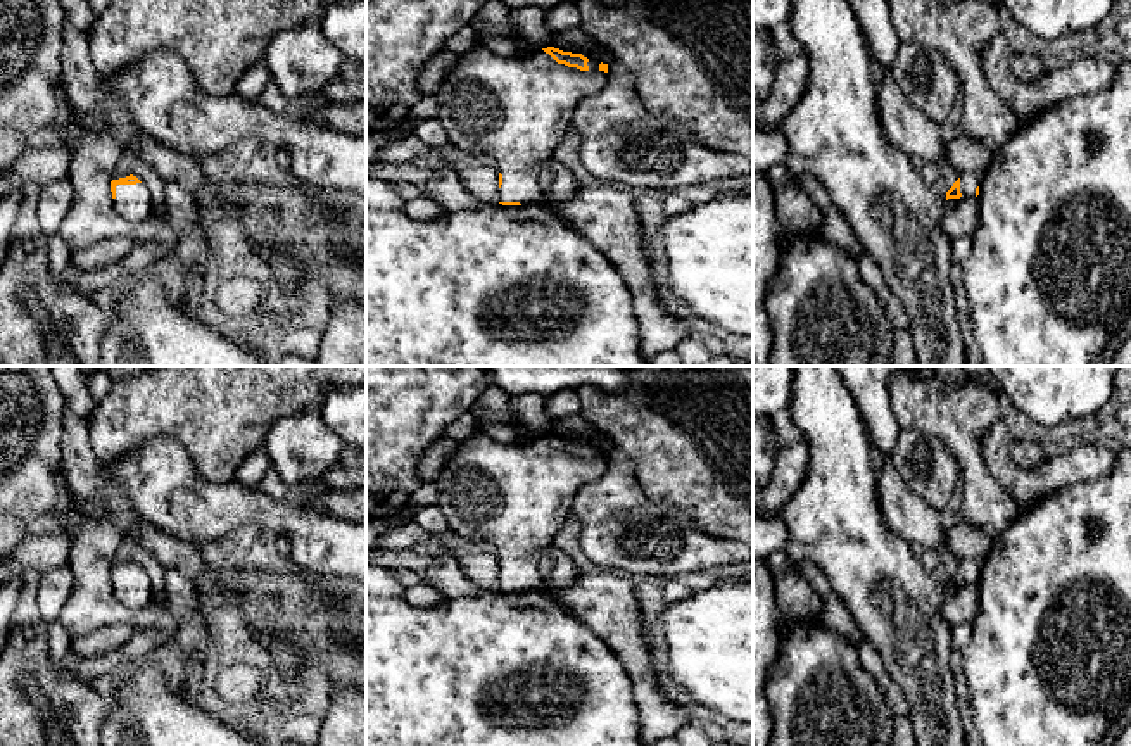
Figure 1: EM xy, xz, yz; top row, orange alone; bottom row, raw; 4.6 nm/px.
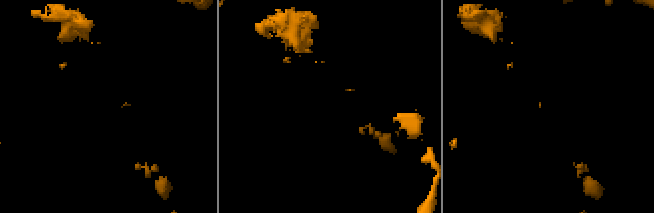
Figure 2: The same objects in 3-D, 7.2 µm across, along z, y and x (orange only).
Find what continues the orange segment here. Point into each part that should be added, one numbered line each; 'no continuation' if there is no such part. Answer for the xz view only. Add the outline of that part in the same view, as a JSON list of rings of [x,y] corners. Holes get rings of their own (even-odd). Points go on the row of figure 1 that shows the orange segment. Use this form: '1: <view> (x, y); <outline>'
1: xz (515, 109); [[[477,45],[459,55],[432,95],[449,145],[497,161],[502,174],[499,202],[537,204],[544,197],[537,183],[540,168],[553,161],[554,149],[572,128],[577,105],[601,93],[606,83],[608,73],[558,64],[542,48],[530,48],[521,57],[499,57]]]

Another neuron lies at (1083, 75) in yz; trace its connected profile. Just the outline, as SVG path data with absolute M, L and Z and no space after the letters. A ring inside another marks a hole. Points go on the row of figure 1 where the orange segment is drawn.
M1005 36L993 38L981 54L981 66L991 90L1003 100L1019 119L1029 119L1050 104L1095 95L1107 90L1115 74L1115 66L1098 55L1076 55L1052 71L1026 83L1010 69L1012 48Z

